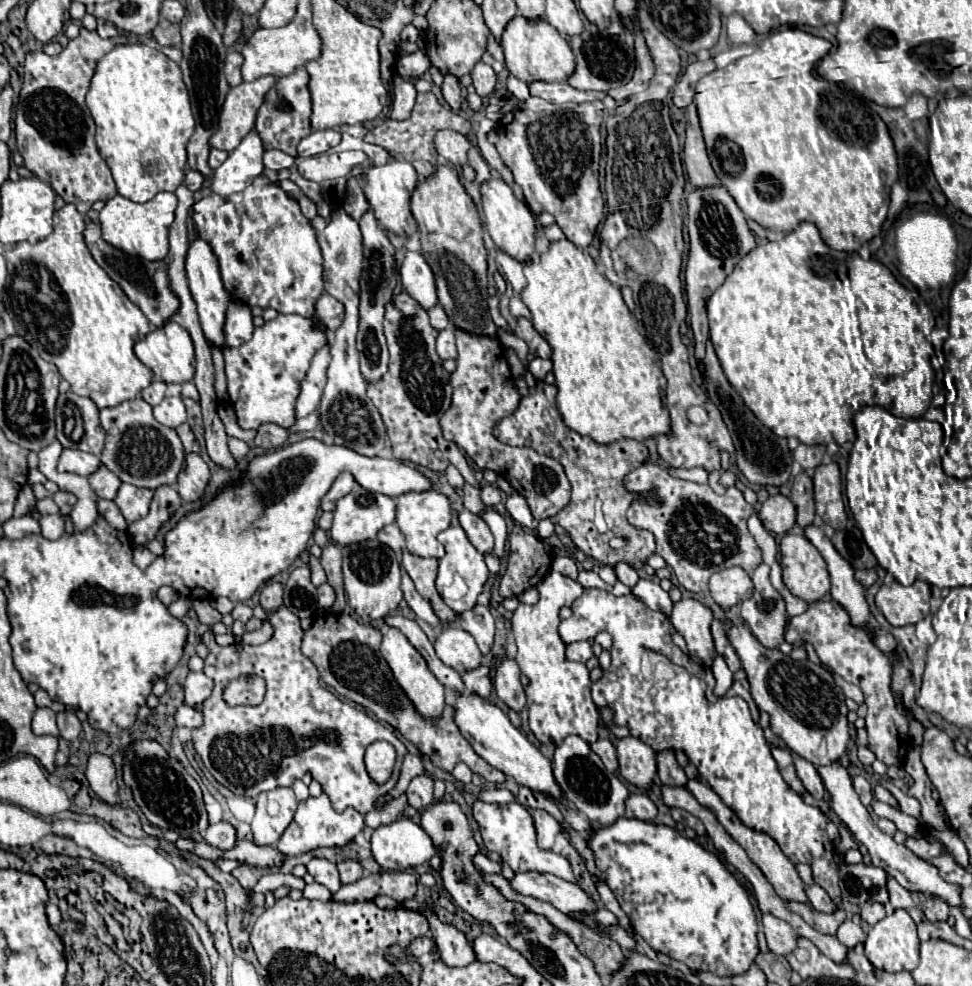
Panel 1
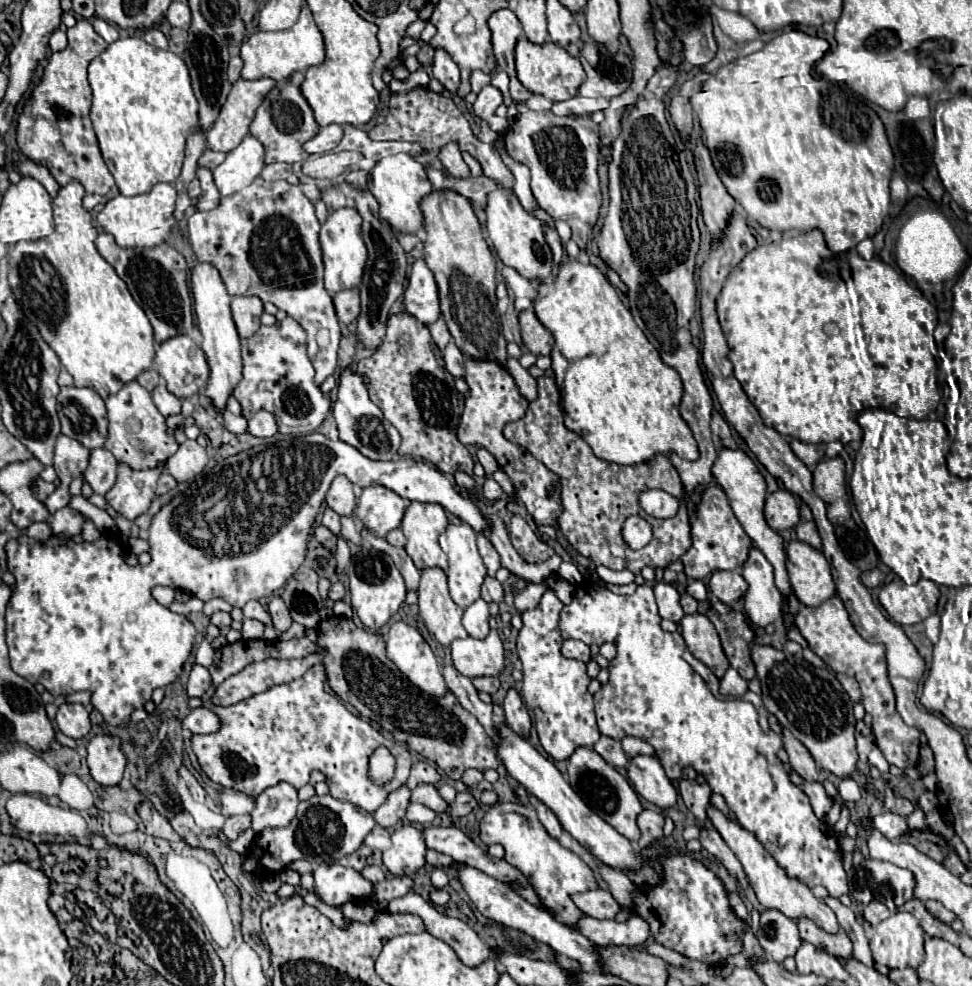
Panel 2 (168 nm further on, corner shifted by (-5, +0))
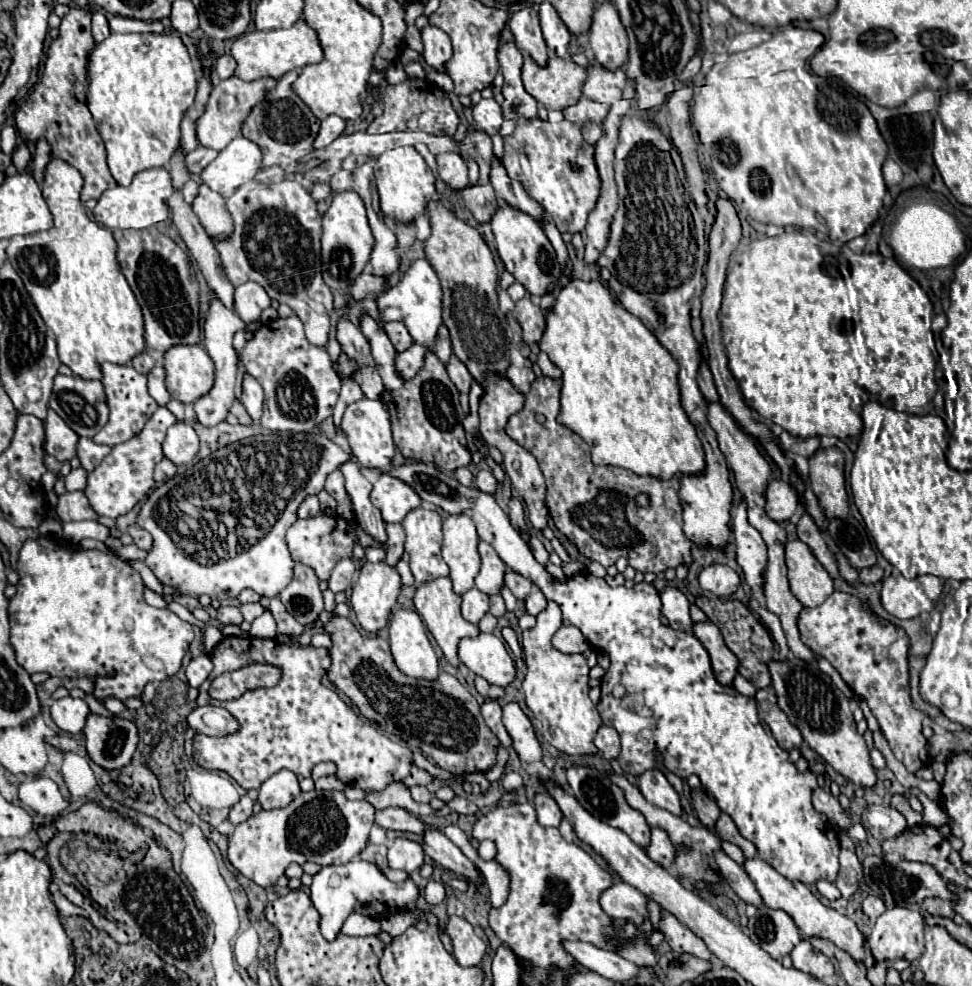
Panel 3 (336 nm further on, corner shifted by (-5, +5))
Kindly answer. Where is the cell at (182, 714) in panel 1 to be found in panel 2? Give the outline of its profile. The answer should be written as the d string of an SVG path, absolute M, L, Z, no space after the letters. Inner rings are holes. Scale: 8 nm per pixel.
M203 706L191 710L183 720L183 728L191 730L193 734L211 734L211 732L217 732L219 726L221 726L219 716Z

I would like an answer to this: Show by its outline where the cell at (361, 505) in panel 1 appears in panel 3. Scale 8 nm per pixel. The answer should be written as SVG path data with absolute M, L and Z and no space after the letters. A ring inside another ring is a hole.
M383 473L373 485L371 503L381 511L385 523L401 523L409 511L421 505L421 497L405 481Z

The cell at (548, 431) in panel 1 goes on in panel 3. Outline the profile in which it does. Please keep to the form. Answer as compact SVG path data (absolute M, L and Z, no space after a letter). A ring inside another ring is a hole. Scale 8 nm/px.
M535 379L531 391L525 395L525 407L505 427L507 435L539 461L547 483L545 505L555 527L577 545L583 557L599 561L603 567L615 565L619 557L627 557L629 565L641 573L663 573L669 567L691 565L691 541L683 535L679 479L659 481L621 467L595 467L589 445L577 433L555 421L559 393L561 379ZM537 415L543 415L545 421L539 423ZM639 493L649 497L649 507L635 505Z

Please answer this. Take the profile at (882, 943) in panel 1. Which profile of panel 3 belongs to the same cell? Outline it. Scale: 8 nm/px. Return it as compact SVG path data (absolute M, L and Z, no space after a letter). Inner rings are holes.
M893 907L877 919L867 945L877 961L915 961L925 949L924 929L925 921L919 911Z

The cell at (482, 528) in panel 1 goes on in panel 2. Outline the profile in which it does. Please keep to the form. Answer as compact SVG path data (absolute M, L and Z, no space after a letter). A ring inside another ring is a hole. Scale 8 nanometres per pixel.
M477 534L477 548L479 548L479 554L487 566L487 572L489 576L495 576L495 572L501 568L501 562L499 562L499 554L495 550L495 546L487 540L485 534Z

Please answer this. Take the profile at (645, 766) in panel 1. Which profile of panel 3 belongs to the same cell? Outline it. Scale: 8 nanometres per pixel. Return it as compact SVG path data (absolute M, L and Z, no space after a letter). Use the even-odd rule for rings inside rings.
M659 769L645 771L645 773L639 777L639 789L641 789L643 797L645 797L649 803L653 803L655 807L663 807L663 809L667 809L669 813L681 817L683 807L681 807L679 795L677 795L677 791L669 785L669 781L665 779L665 775L663 775Z

